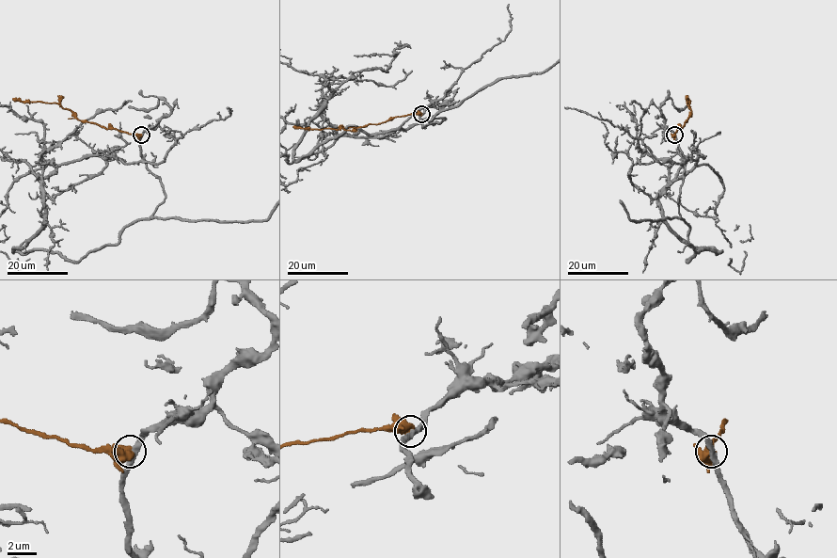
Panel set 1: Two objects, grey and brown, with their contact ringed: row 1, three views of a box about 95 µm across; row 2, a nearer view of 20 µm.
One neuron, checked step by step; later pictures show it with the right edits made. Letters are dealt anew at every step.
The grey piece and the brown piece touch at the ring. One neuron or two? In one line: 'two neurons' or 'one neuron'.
two neurons

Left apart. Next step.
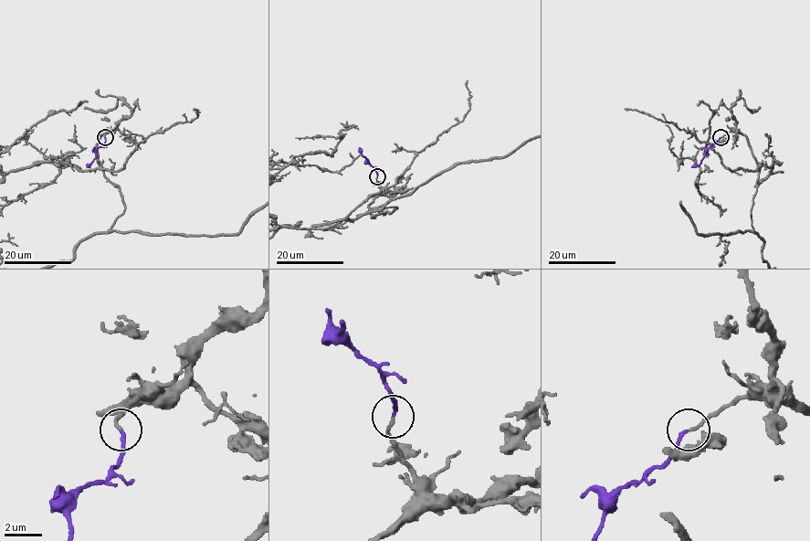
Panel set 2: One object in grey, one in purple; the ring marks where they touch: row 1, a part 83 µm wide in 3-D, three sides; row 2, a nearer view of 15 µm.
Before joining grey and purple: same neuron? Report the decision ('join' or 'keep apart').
join

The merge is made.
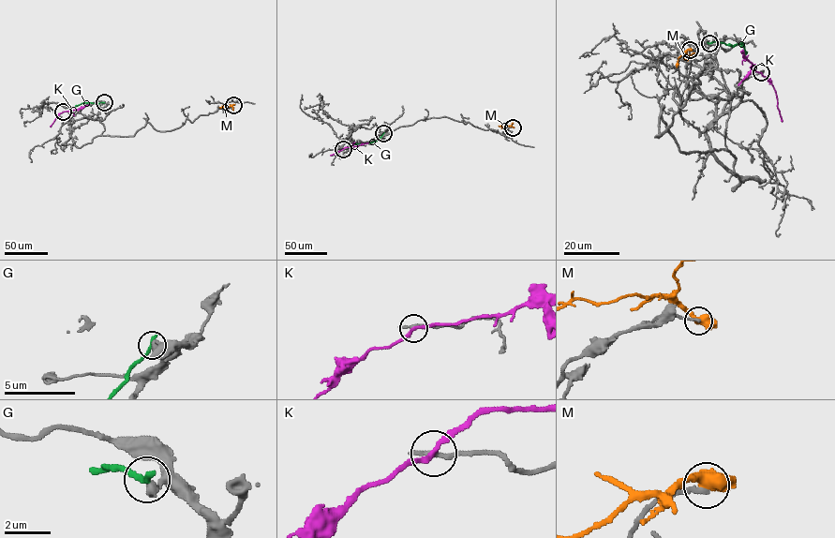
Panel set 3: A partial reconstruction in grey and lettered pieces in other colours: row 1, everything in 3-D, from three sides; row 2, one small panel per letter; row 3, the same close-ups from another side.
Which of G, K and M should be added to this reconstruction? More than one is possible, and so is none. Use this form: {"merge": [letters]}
{"merge": ["K"]}

